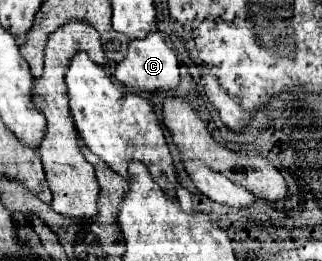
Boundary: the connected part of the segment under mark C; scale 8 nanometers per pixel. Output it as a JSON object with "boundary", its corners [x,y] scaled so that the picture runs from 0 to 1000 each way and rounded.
{"boundary":[[[475,115],[450,146],[419,146],[401,161],[394,215],[357,253],[357,299],[432,352],[525,352],[543,345],[556,322],[556,238],[500,123]]]}

